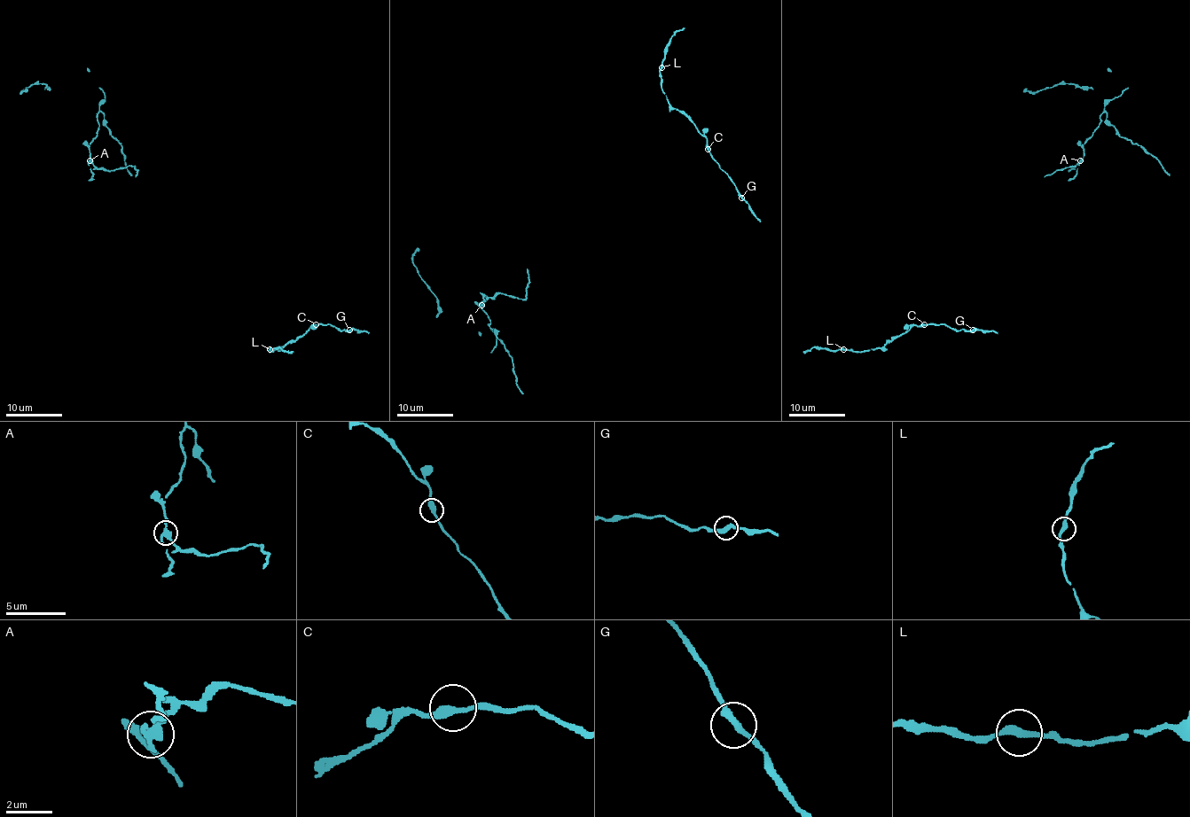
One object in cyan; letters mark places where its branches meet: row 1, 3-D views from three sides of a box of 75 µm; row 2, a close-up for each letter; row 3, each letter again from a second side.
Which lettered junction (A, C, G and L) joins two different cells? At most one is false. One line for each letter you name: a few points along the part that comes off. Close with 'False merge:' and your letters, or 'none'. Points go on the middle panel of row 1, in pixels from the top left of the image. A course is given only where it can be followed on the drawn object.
A: (481, 305), (489, 297), (497, 294), (523, 299), (528, 280), (527, 268)
False merge: A

